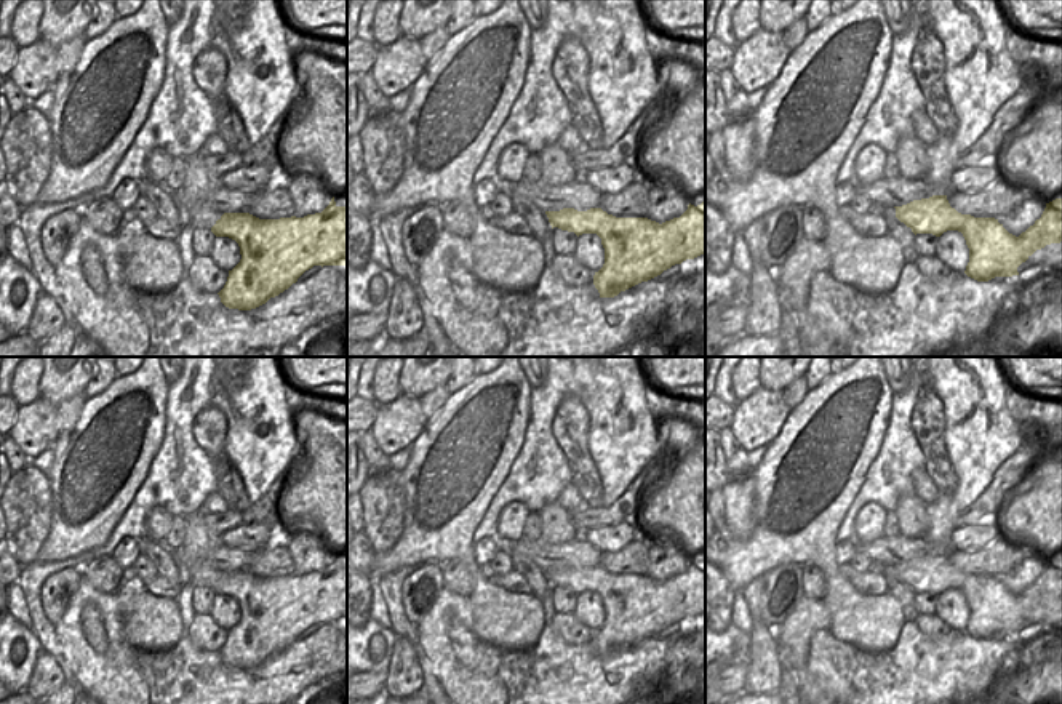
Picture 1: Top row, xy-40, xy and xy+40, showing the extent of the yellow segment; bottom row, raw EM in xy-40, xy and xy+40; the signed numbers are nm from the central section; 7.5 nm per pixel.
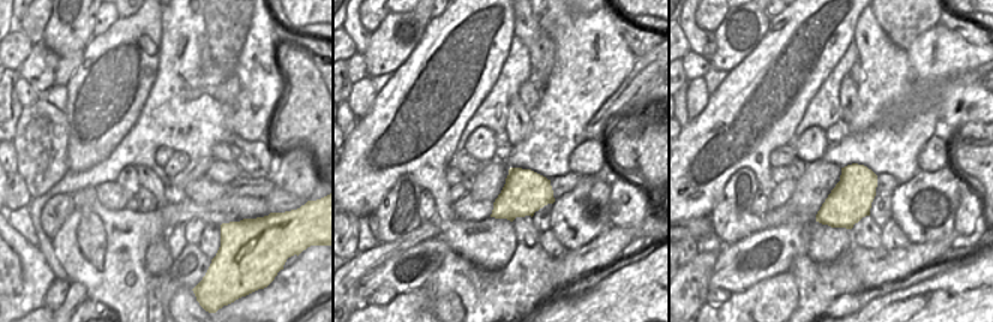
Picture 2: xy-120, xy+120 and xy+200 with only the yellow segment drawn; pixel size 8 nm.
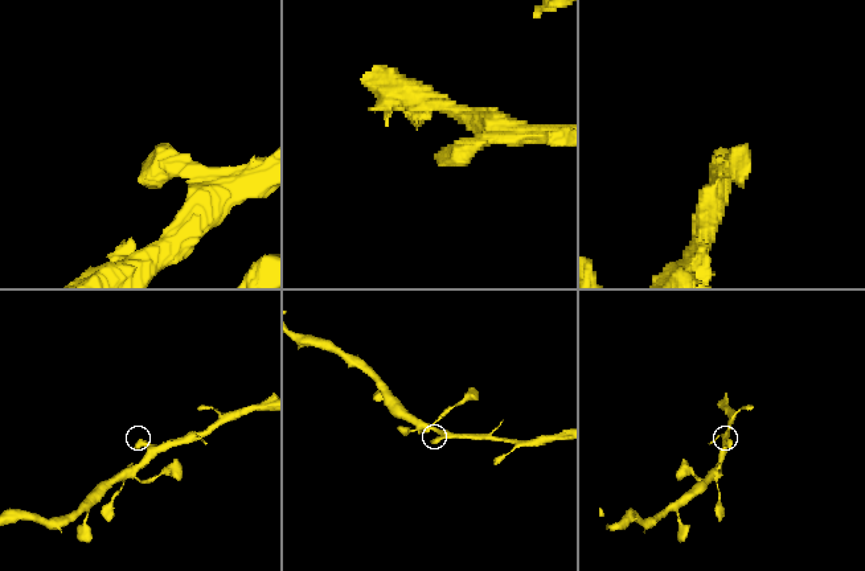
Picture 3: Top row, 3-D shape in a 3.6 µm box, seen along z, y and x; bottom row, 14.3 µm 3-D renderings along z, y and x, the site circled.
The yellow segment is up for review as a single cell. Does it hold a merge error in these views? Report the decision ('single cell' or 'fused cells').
single cell

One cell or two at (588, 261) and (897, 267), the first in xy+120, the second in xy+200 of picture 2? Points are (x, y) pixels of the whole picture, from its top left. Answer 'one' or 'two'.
one

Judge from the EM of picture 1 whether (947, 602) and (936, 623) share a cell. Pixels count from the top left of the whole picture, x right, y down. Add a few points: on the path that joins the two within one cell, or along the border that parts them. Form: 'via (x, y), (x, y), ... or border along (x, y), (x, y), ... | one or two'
border along (934, 612), (952, 628) | two

